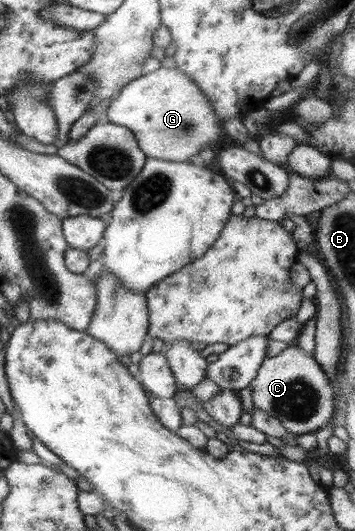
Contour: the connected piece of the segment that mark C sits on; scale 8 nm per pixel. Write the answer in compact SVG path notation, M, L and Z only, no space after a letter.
M290 344L276 357L266 358L250 383L252 402L257 410L271 415L280 425L295 437L330 425L334 409L334 391L329 378L322 371L313 355Z

